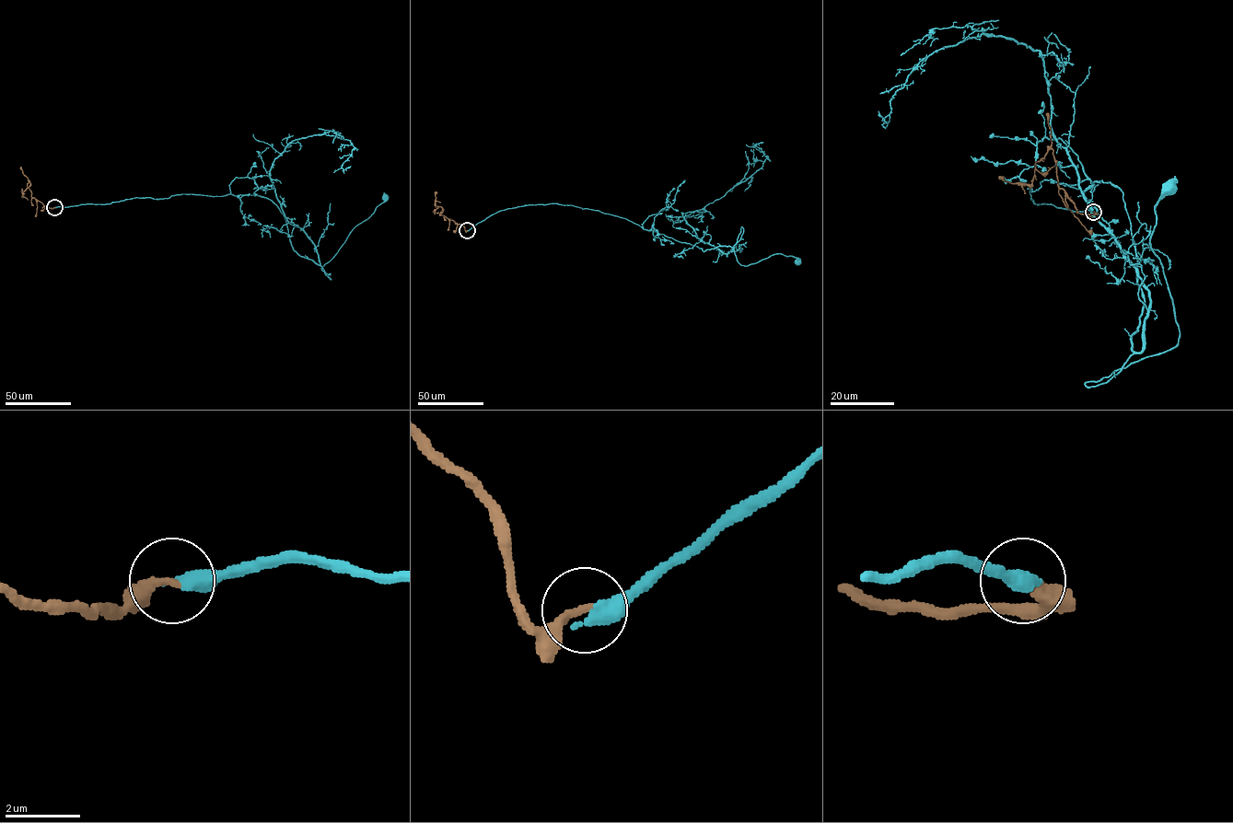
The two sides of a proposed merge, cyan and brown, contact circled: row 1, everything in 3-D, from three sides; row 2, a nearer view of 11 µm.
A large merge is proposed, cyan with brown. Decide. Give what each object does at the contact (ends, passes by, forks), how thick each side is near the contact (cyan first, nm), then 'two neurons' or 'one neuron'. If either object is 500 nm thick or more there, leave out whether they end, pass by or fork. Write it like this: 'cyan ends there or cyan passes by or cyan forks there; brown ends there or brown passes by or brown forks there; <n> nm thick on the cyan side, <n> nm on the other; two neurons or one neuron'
cyan ends there; brown ends there; 480 nm thick on the cyan side, 240 nm on the other; one neuron

